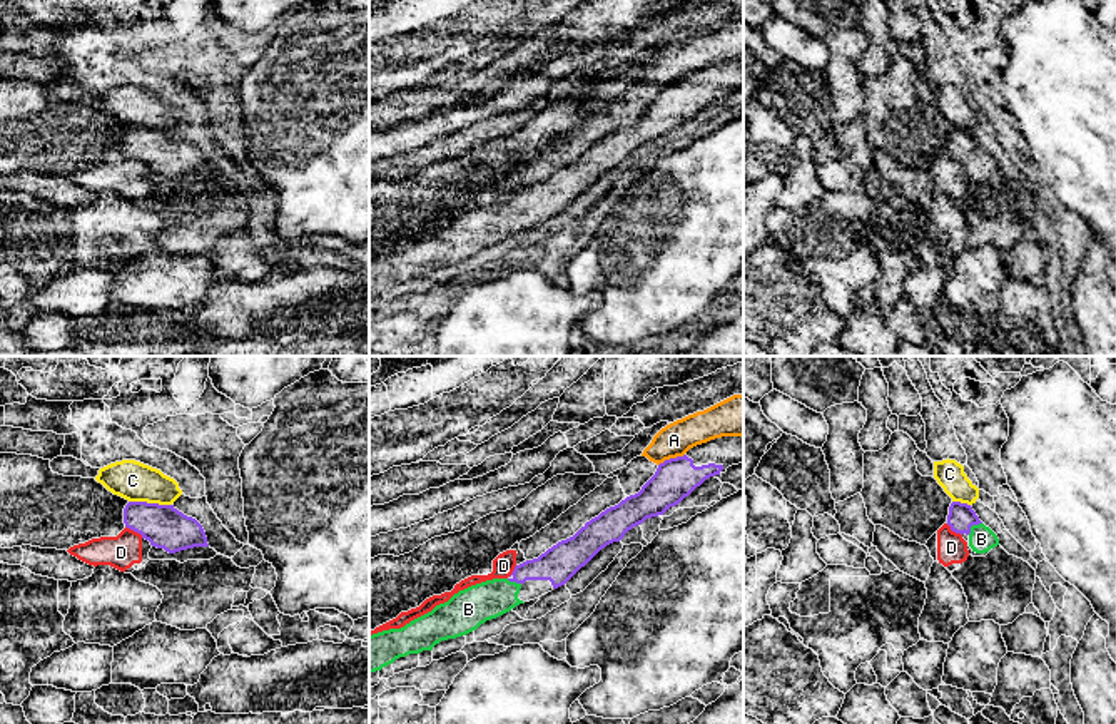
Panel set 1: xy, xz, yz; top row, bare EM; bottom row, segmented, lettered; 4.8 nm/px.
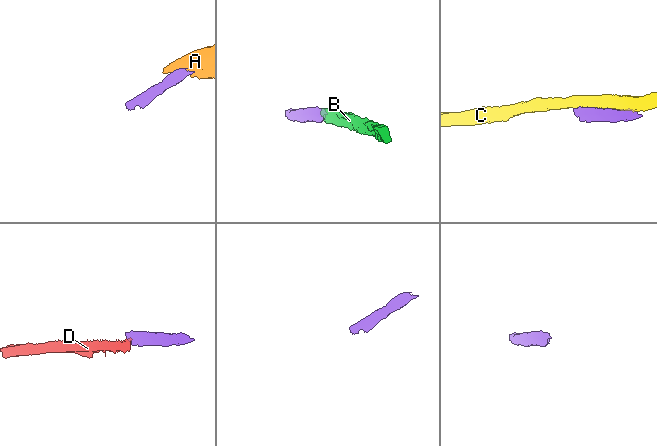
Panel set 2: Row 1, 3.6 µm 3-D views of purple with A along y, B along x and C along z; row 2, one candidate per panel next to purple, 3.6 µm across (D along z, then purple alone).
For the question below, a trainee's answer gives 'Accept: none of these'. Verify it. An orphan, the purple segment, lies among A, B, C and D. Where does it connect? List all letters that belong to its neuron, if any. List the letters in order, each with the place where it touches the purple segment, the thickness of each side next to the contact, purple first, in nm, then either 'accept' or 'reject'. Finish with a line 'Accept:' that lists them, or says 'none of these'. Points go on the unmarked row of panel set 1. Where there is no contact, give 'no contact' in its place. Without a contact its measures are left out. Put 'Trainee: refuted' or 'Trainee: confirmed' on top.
Trainee: refuted
A: xz (670, 84) | 200/160 nm | reject
B: yz (973, 149) | 130/130 nm | accept
C: xy (151, 129) | 200/190 nm | reject
D: xy (134, 156) | 200/160 nm | reject
Accept: B

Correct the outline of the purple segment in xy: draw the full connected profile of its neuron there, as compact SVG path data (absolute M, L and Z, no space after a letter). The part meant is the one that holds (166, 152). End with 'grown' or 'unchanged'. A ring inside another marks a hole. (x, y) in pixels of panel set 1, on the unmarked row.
M129 127L124 134L124 149L149 166L152 172L169 179L209 172L202 150L174 130Z | unchanged

